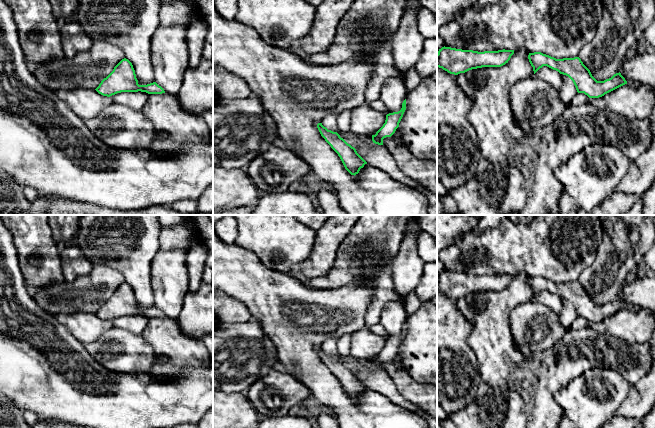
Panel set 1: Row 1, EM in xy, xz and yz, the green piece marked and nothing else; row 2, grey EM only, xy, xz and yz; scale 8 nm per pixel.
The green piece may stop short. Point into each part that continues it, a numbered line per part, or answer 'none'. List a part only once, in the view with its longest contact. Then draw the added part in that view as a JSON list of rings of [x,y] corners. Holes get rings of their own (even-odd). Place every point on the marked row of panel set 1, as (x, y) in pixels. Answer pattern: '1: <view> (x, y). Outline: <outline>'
none

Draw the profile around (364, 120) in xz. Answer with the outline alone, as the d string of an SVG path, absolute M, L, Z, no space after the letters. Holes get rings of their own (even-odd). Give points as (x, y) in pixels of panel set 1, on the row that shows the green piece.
M367 103L351 111L351 131L358 135L374 135L385 123L387 115L373 110Z

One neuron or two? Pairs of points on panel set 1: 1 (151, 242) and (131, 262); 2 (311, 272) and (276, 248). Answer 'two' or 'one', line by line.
1: one
2: two

